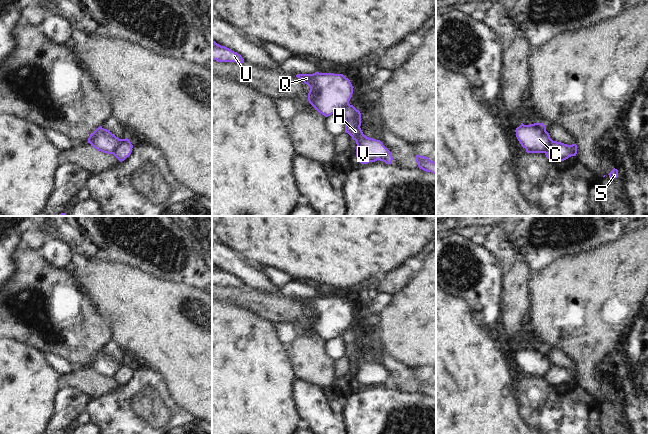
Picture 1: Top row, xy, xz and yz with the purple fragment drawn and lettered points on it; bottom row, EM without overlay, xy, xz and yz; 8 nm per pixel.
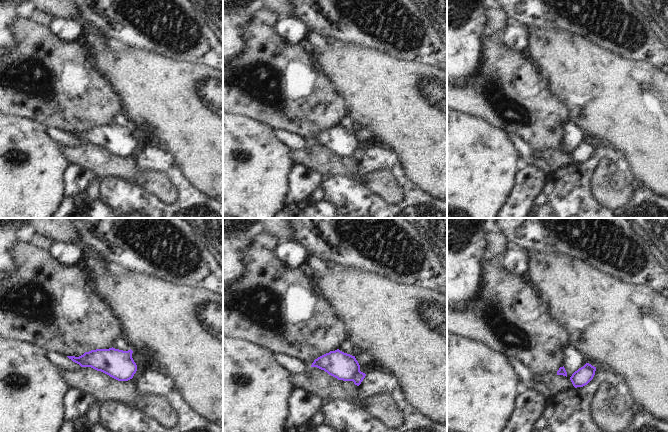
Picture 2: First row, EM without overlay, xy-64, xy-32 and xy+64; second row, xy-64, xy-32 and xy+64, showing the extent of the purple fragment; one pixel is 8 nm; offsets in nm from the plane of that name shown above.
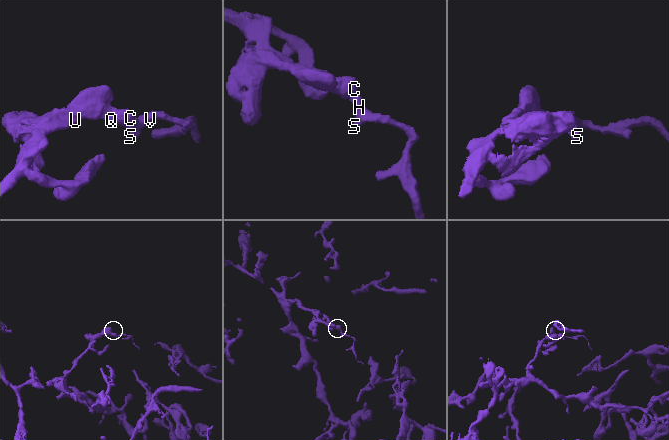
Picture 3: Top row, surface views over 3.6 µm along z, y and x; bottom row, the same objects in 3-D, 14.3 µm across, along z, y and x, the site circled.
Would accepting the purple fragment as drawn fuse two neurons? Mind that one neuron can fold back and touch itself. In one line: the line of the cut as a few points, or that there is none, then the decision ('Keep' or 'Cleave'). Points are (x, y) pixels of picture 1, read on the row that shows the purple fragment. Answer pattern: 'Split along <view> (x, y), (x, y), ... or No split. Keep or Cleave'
Split along xy (123, 139), (113, 154). Cleave.

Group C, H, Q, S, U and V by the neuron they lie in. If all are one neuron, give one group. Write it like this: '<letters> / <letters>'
C Q U / H S V

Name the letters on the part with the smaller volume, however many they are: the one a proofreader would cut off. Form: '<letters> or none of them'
H, S, V

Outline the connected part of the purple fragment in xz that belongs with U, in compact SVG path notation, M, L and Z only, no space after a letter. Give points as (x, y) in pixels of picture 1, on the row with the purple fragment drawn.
M212 40L212 60L218 62L236 62L243 63L244 59L237 52L232 51L231 49L221 46Z

